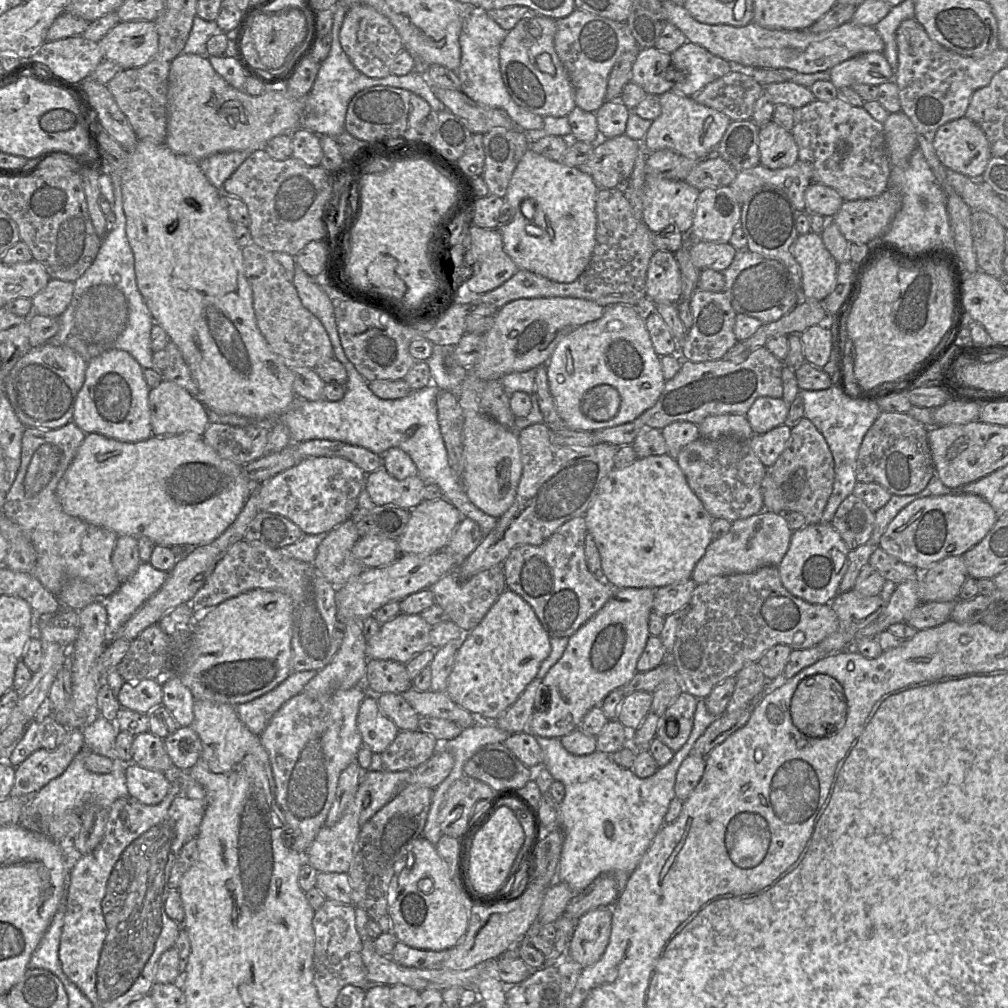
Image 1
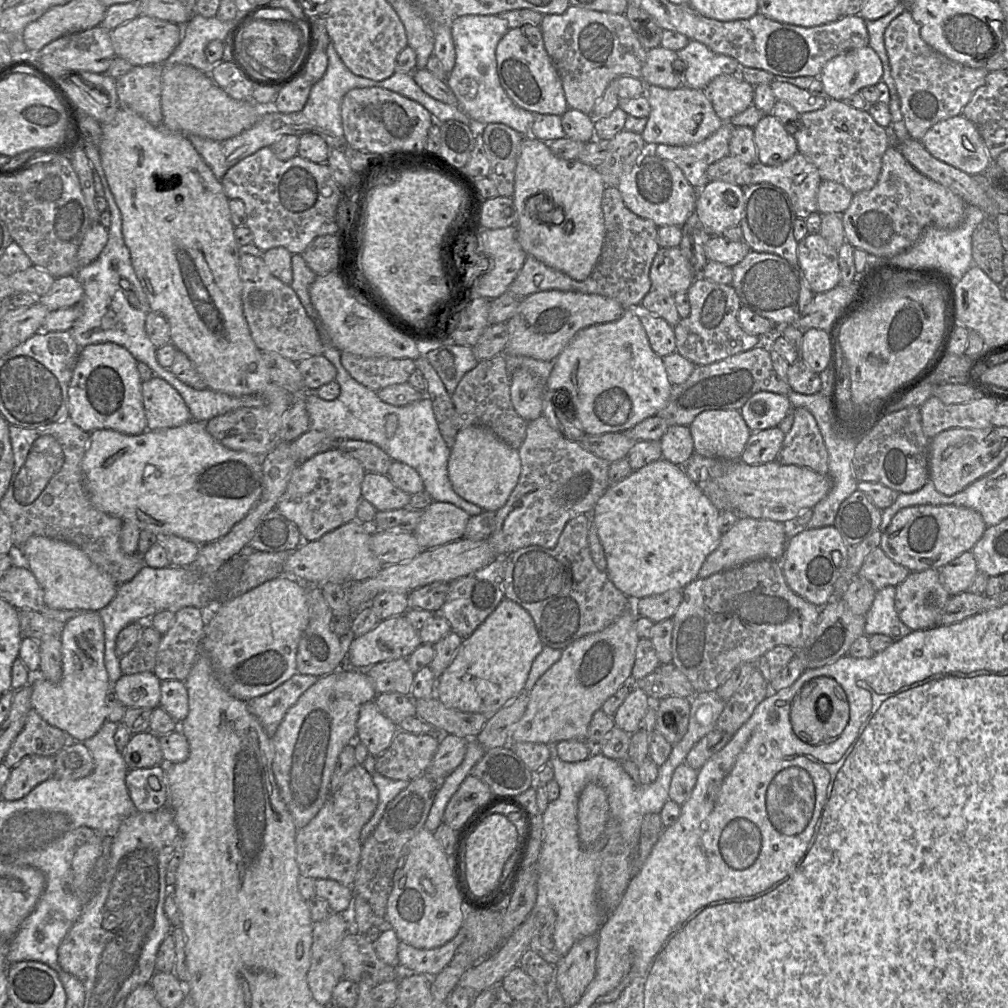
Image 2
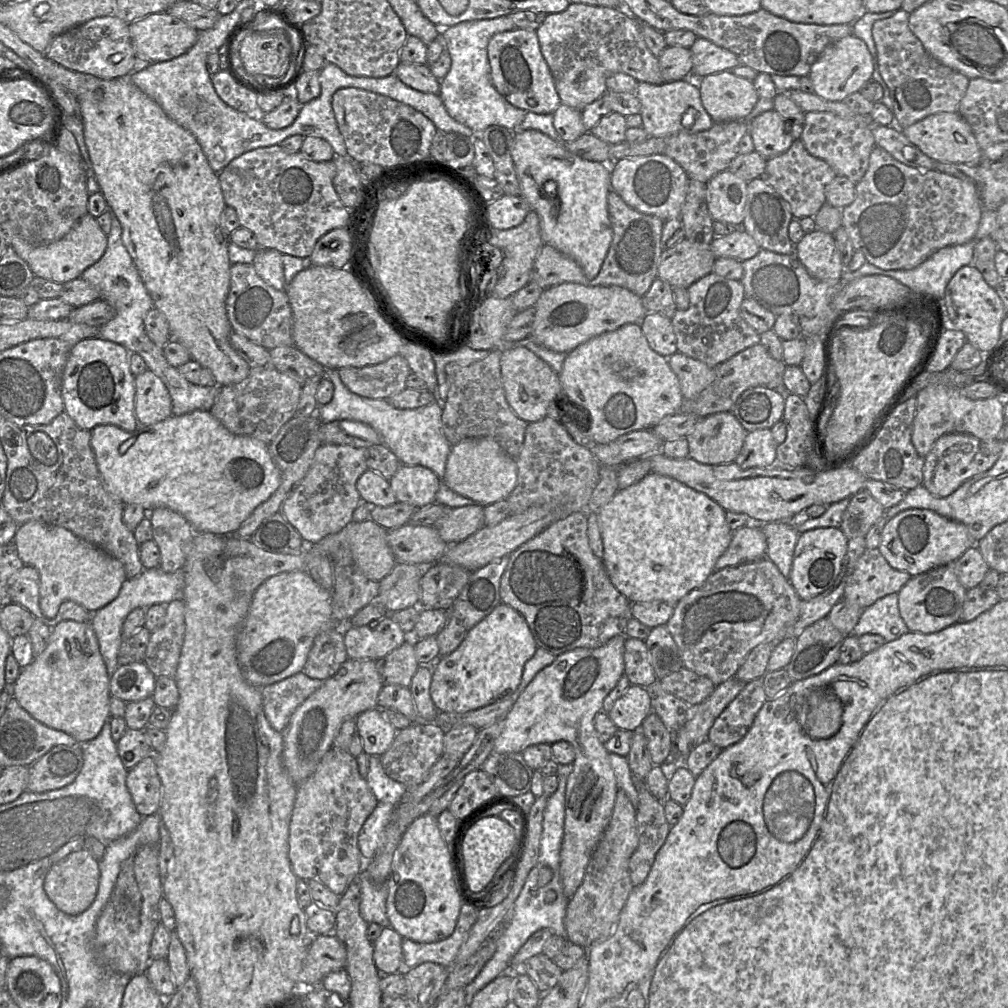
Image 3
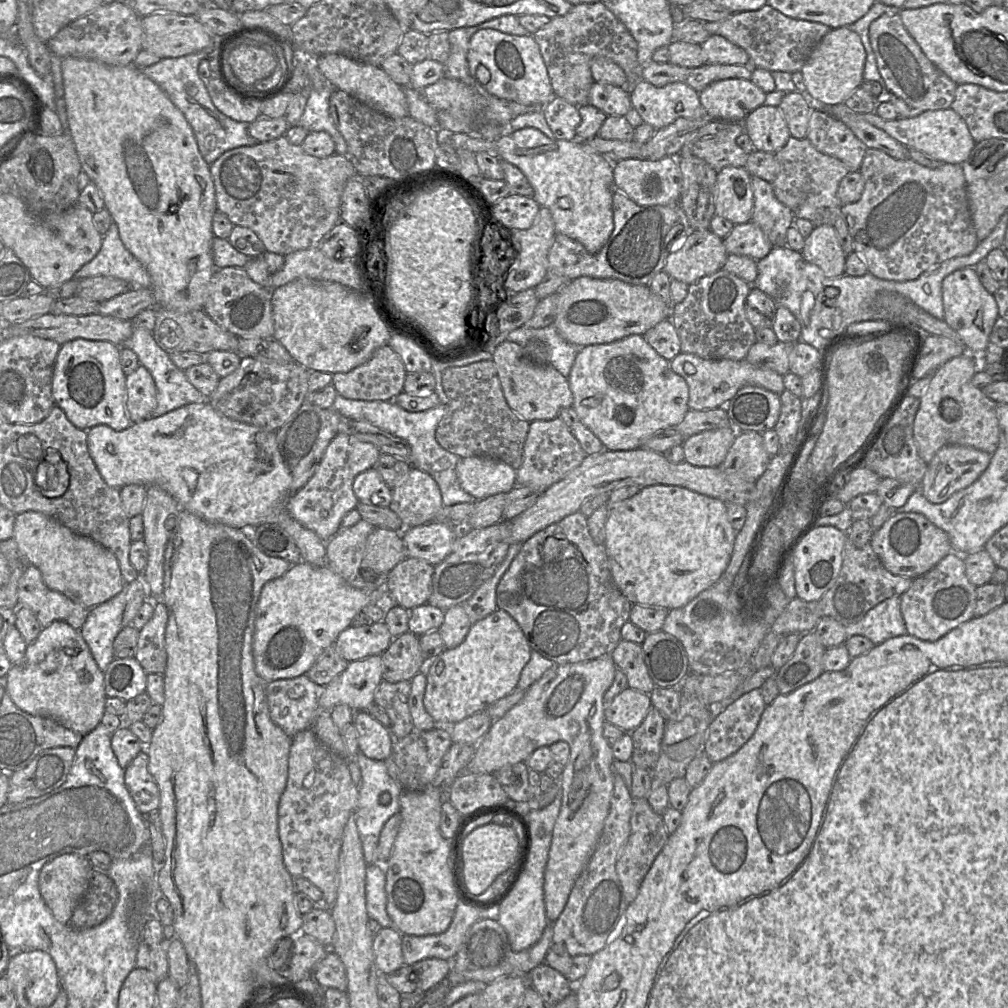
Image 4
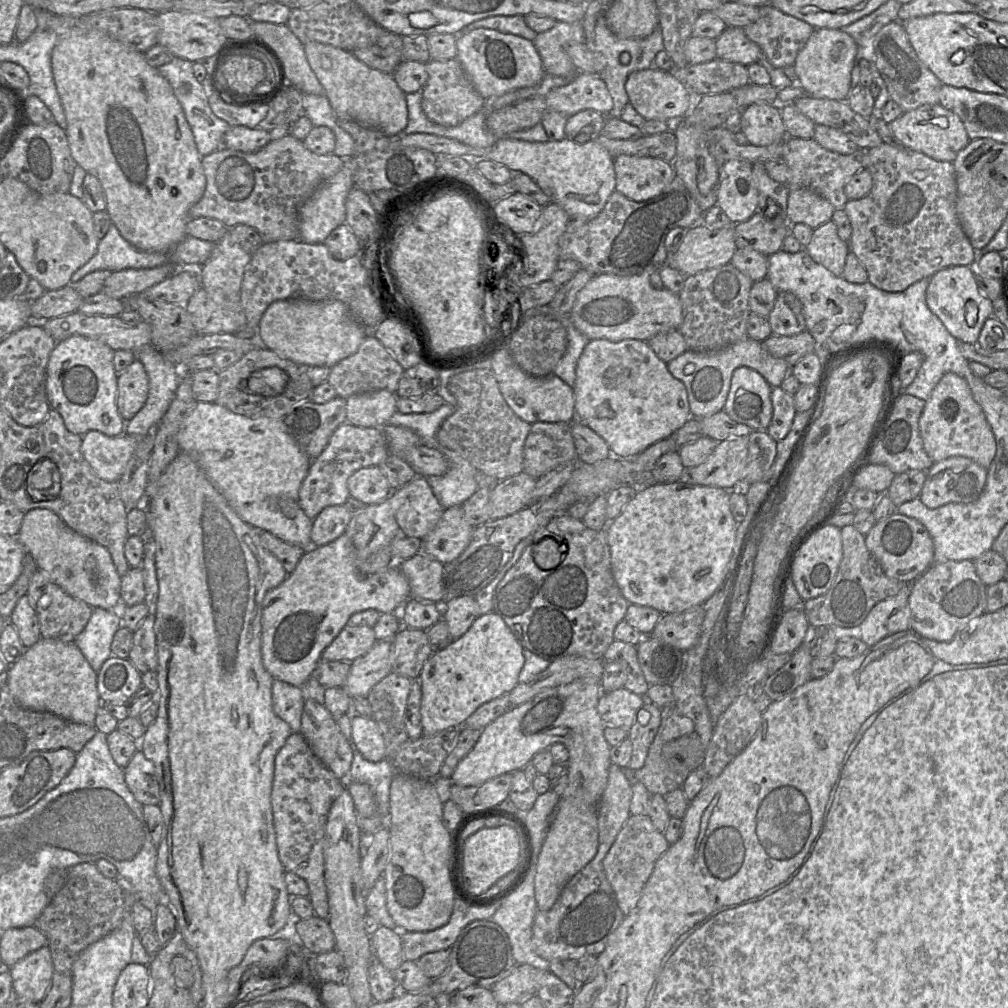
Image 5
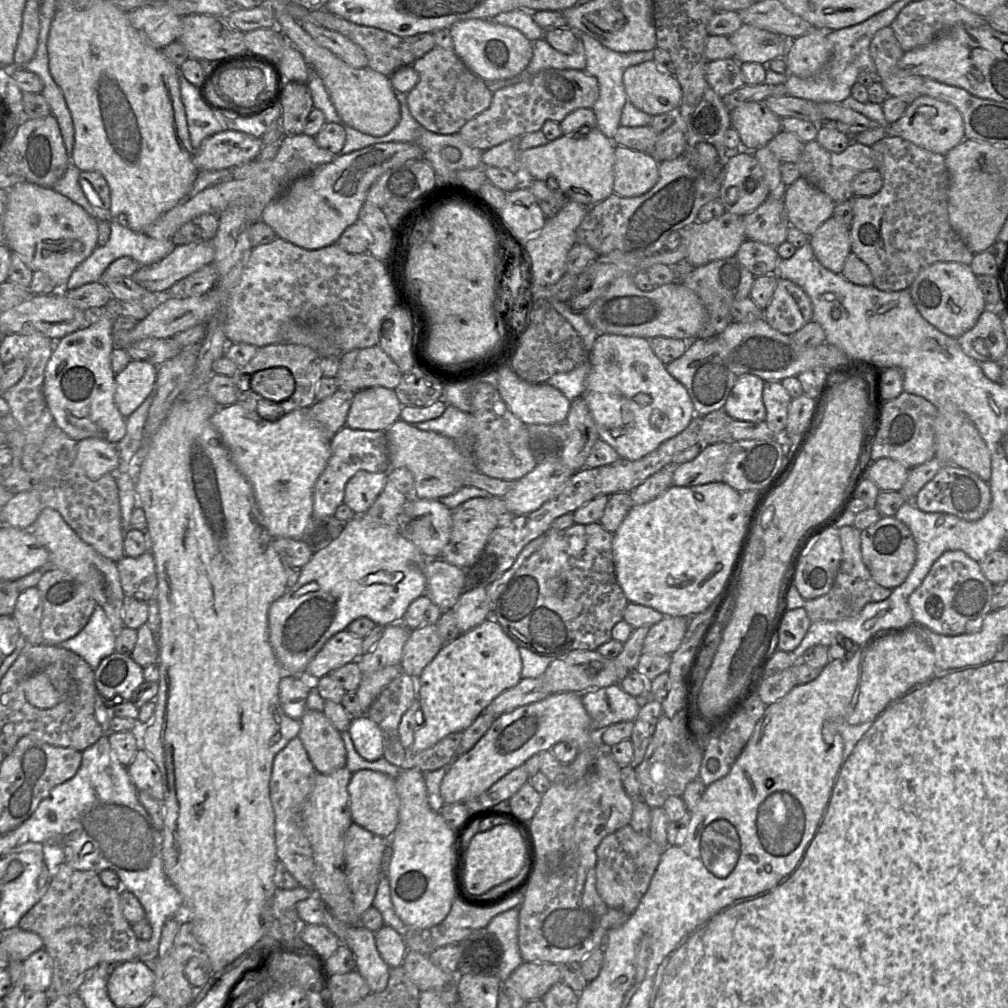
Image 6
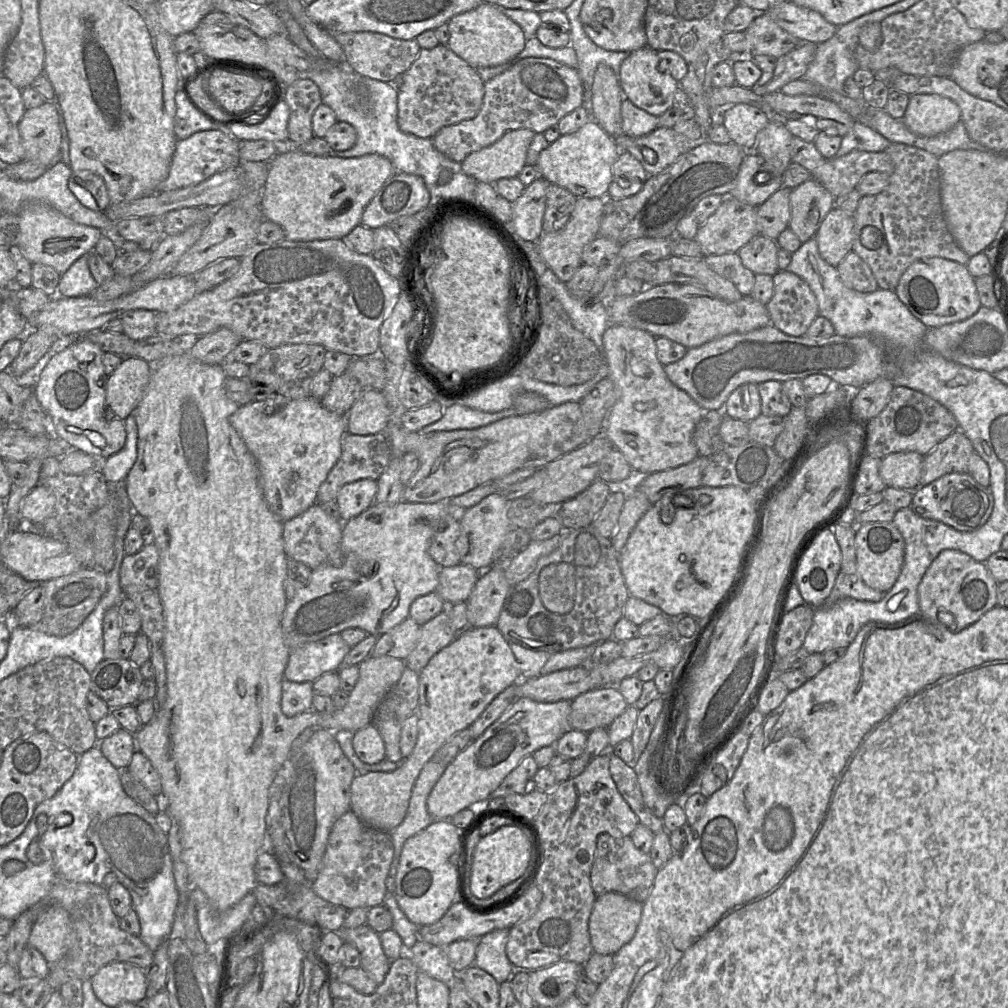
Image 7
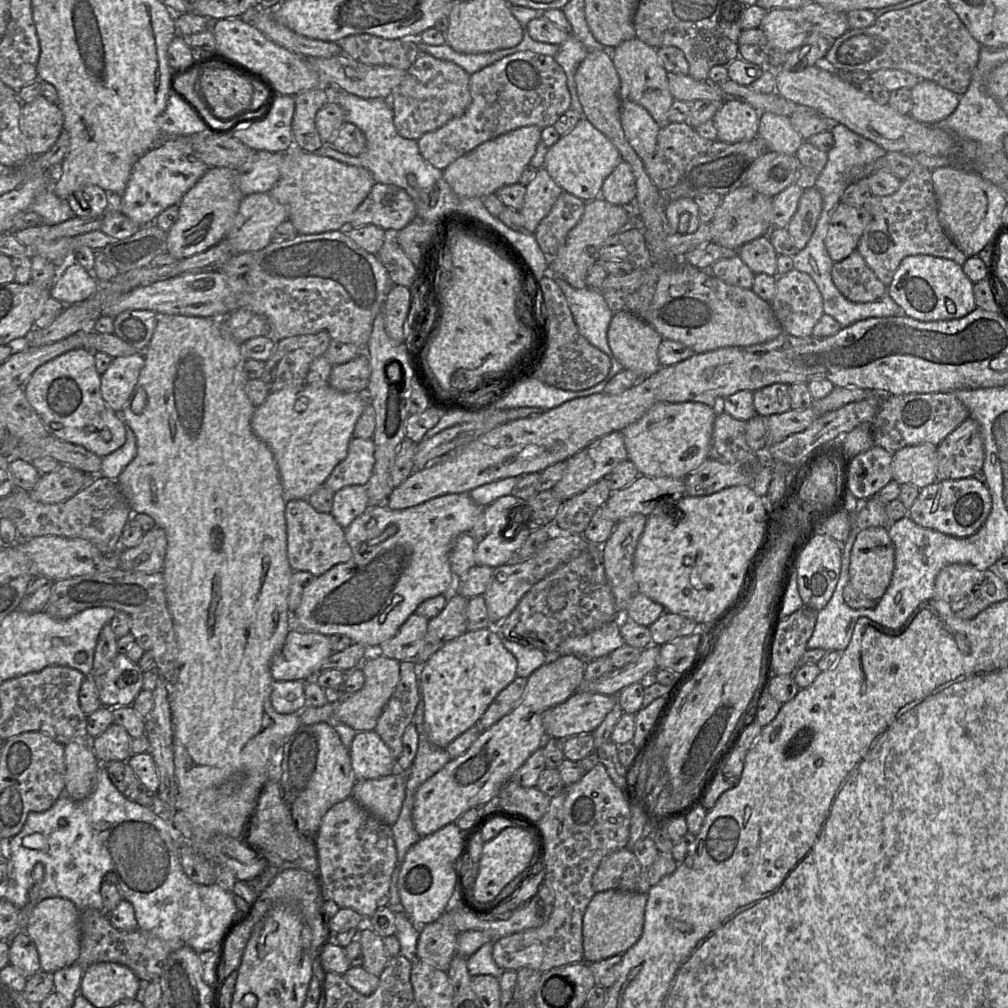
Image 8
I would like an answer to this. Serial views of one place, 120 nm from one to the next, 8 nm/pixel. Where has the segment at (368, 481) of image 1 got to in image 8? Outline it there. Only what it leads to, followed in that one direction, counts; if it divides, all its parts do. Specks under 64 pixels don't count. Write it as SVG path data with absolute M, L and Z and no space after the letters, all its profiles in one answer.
M351 485L334 494L330 513L345 529L369 506L366 485Z

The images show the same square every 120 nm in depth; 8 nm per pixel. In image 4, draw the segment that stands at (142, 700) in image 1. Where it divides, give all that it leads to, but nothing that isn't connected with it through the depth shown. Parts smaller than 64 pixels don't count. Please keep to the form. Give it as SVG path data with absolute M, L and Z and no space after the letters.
M134 658L116 659L104 672L104 688L107 697L129 701L146 692L147 674Z

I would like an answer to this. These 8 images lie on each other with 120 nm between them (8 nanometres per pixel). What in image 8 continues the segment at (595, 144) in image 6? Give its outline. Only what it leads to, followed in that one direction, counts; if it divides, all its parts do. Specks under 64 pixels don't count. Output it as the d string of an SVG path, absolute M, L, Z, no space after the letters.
M582 117L570 132L548 148L544 168L563 191L589 202L600 197L604 180L621 161L620 153L613 143Z

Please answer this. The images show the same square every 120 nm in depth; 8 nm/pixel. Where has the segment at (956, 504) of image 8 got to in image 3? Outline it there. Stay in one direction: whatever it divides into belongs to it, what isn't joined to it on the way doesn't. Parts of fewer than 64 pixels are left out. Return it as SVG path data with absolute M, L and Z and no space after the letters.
M945 434L934 443L924 458L922 485L936 497L947 497L968 479L990 470L999 459L1001 451L1002 442L997 438L982 440L969 434Z

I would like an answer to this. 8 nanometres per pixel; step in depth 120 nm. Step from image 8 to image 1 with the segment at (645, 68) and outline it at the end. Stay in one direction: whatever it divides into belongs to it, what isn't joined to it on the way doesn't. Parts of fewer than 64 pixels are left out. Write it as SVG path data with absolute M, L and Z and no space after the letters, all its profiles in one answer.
M668 91L659 95L661 113L643 138L649 153L670 149L692 160L701 160L716 153L731 120L723 113L697 103L692 97Z

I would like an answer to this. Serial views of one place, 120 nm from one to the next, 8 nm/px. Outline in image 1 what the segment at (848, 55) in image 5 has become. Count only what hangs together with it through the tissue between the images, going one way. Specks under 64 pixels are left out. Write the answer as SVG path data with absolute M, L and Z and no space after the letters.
M881 52L859 54L829 71L830 81L837 90L856 83L878 86L894 80L894 72Z

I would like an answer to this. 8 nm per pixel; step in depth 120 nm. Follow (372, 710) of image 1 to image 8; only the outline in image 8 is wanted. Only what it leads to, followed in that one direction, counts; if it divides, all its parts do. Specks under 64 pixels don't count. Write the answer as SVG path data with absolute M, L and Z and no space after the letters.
M376 731L358 732L349 753L356 780L380 779L397 770L396 760Z

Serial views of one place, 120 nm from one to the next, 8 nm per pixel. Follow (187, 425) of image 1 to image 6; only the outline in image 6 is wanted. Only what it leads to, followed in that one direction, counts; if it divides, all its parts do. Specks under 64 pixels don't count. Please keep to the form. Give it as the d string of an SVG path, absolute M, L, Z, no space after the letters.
M131 360L115 375L114 403L124 418L129 417L155 389L157 366Z

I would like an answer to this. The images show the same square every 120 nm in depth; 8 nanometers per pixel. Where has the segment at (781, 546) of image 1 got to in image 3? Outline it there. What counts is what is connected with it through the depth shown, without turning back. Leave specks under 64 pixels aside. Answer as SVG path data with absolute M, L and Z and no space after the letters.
M746 524L733 531L728 548L715 563L715 570L765 557L767 541L762 525Z

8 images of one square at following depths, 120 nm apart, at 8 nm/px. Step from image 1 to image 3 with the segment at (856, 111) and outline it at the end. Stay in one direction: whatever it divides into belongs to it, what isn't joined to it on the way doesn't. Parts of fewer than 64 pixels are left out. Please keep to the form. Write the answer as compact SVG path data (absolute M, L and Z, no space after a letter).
M807 112L800 140L813 156L824 160L837 176L845 176L858 183L865 175L872 150L876 147L869 121L857 121L830 112Z

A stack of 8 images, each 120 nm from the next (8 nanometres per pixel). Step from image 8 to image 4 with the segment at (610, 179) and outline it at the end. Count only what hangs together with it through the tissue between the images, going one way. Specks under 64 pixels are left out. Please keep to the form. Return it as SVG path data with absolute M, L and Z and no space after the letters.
M663 157L655 161L646 159L623 159L613 164L615 189L622 192L637 205L652 206L678 203L681 192L681 172L678 166L677 158Z

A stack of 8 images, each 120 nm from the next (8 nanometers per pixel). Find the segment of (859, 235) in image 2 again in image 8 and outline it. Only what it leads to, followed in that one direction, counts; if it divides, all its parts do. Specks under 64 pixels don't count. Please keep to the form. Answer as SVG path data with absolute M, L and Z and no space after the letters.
M915 161L913 170L892 195L872 195L863 205L871 216L857 246L868 267L888 287L901 261L911 255L932 255L963 266L967 256L953 243L938 218L932 171Z

